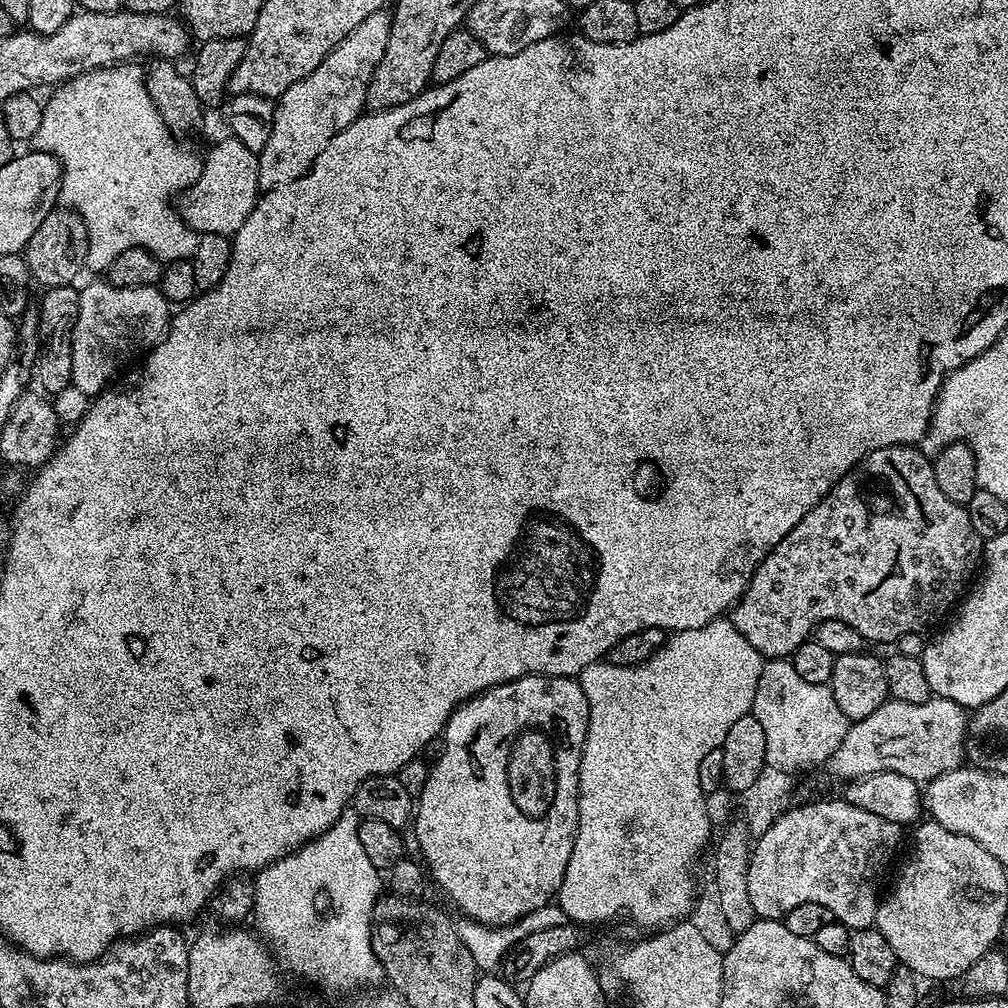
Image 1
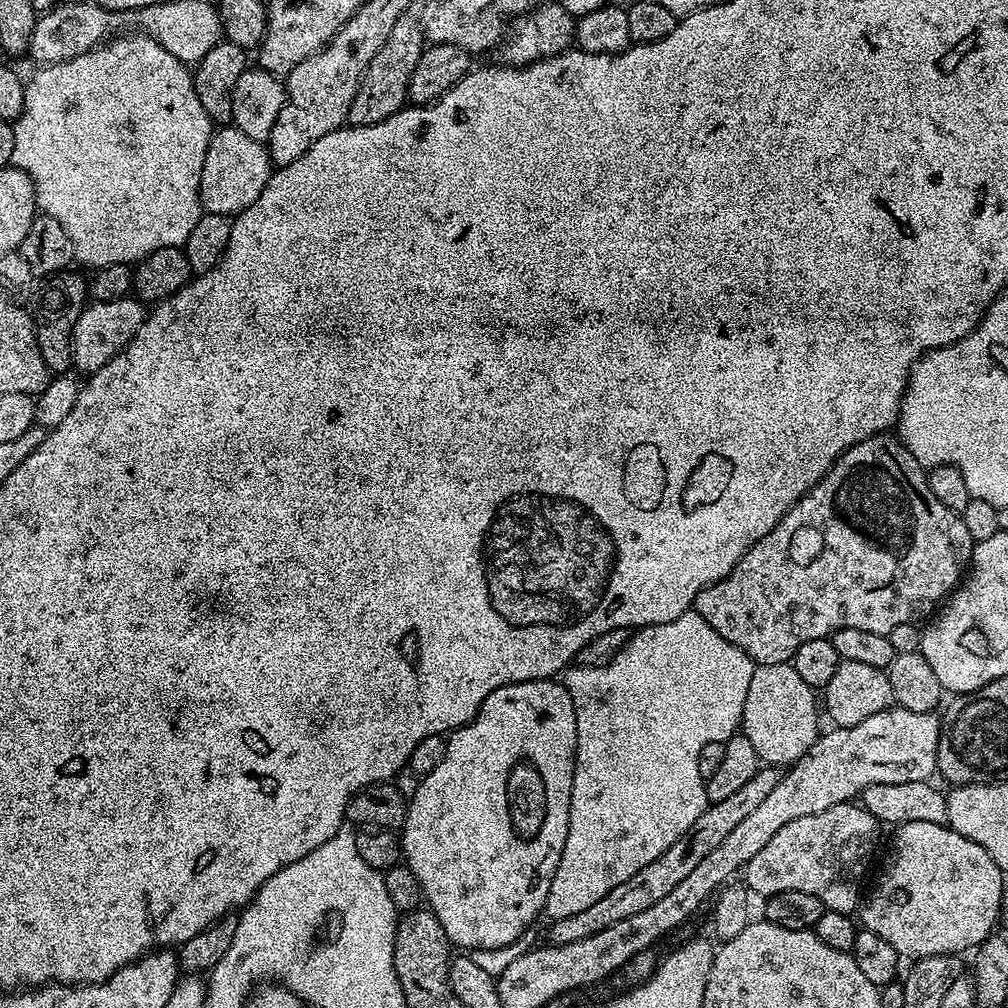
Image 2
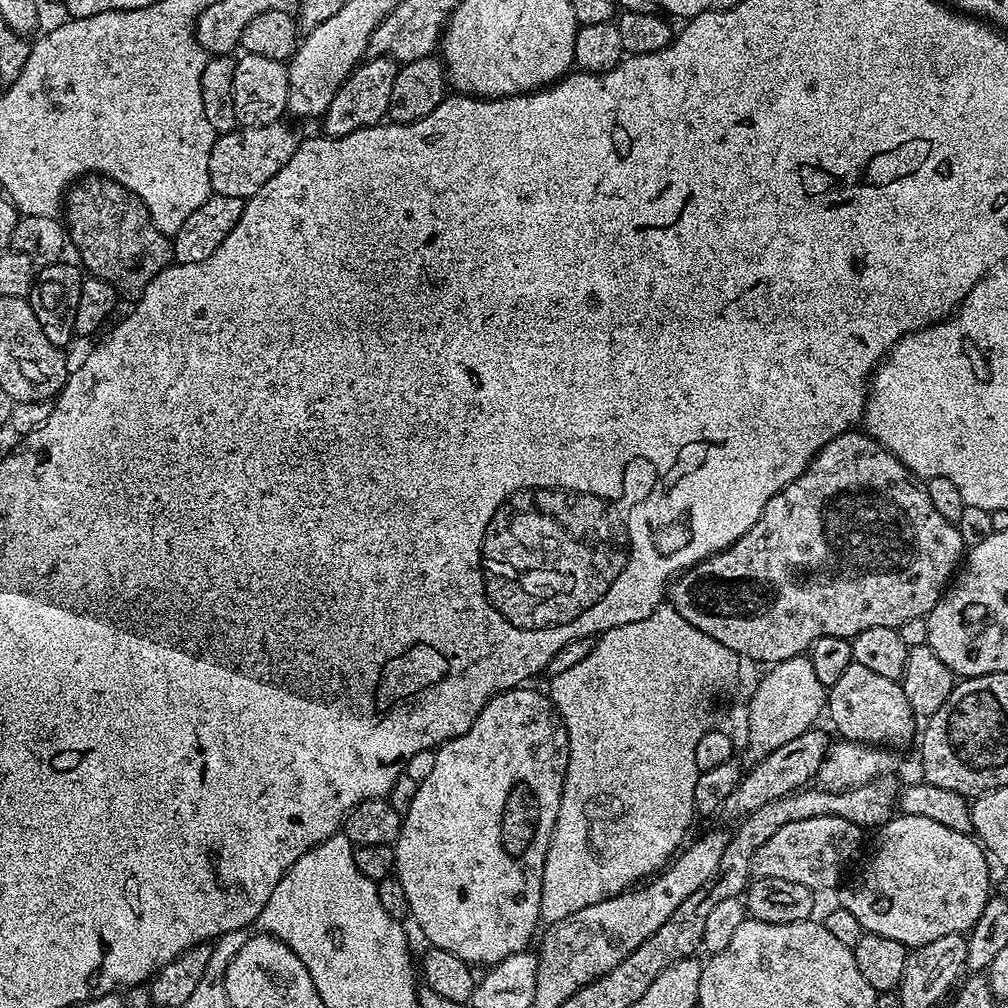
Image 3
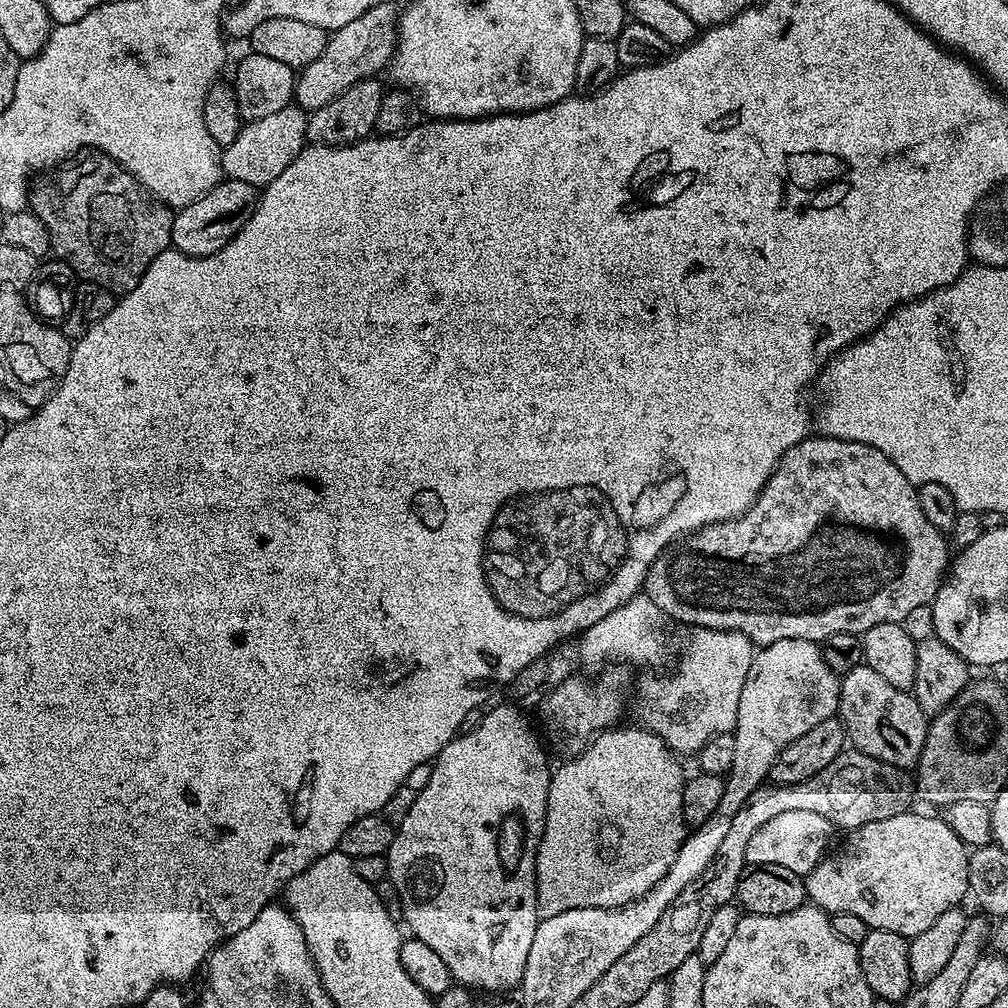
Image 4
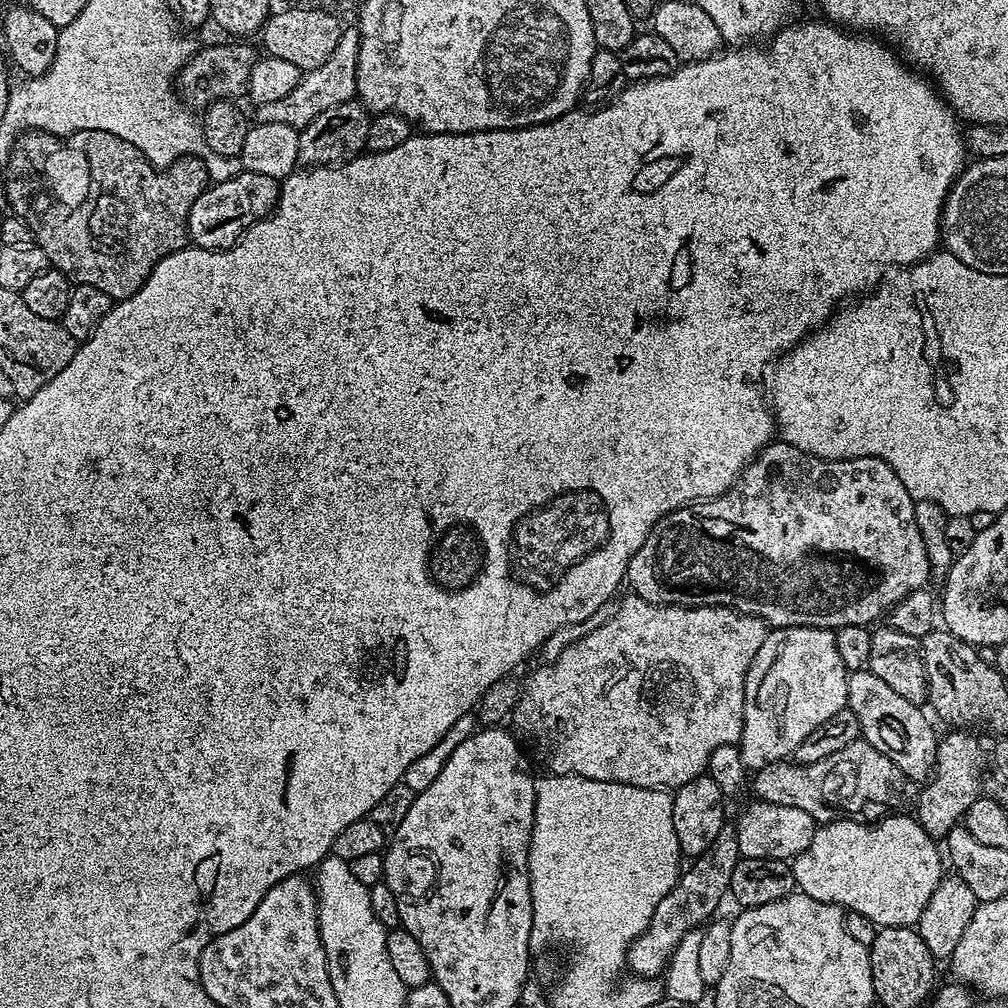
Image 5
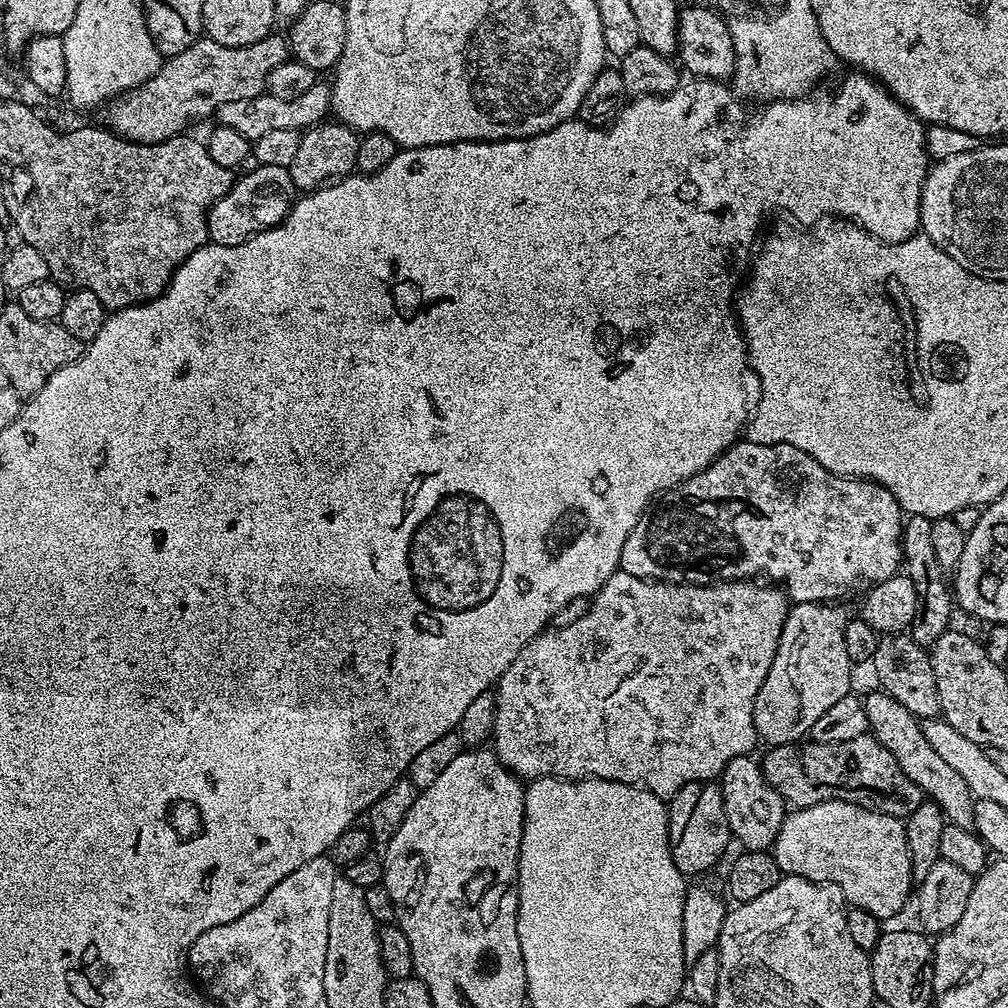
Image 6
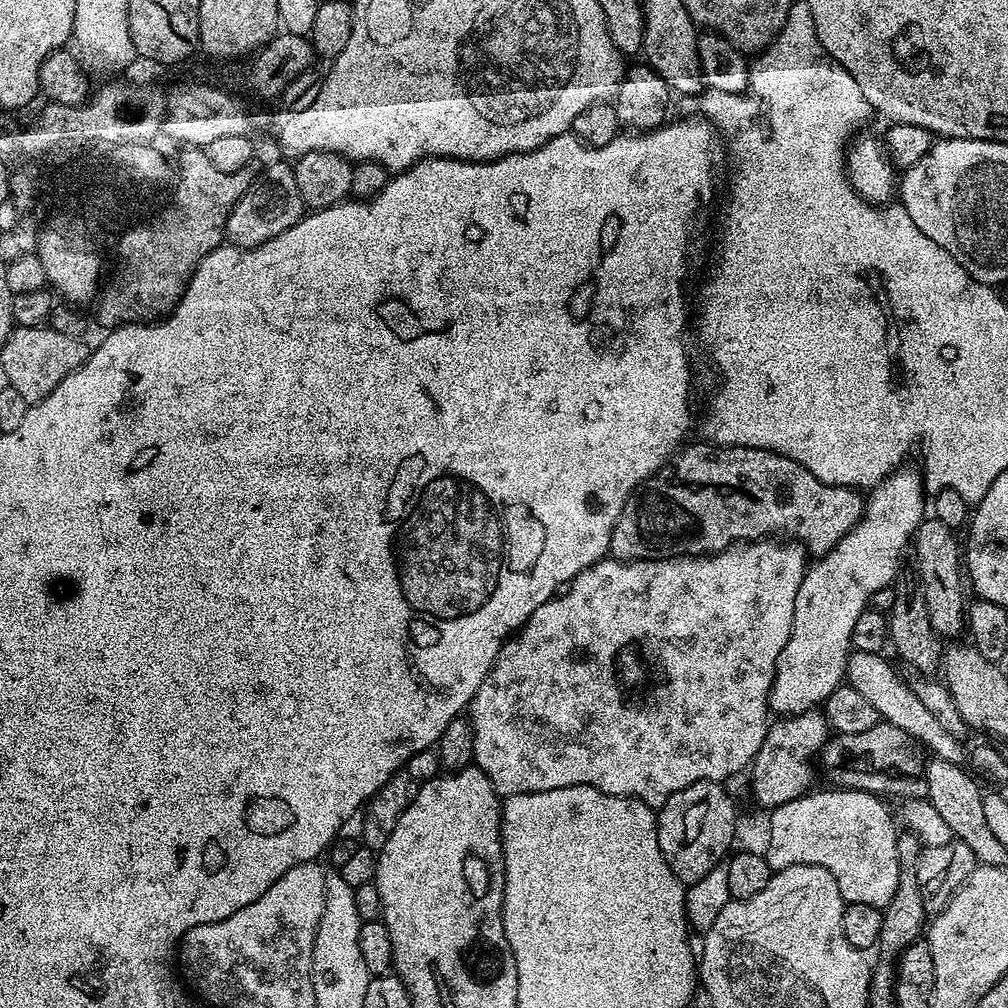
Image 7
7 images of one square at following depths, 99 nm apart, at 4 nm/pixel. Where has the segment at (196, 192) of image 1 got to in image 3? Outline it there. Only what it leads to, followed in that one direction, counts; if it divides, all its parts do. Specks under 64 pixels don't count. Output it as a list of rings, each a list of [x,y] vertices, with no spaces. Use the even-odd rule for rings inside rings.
[[[284,122],[258,126],[257,128],[237,127],[235,132],[217,135],[210,150],[210,186],[213,193],[226,198],[245,201],[249,196],[258,194],[290,158],[294,158],[298,135]]]

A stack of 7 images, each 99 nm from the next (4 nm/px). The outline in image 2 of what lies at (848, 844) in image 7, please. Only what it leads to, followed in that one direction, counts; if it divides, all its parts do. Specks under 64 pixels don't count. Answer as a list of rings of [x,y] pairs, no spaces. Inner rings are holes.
[[[906,822],[899,825],[895,829],[896,837],[892,840],[892,861],[884,868],[884,873],[880,876],[880,881],[872,888],[872,893],[863,897],[862,903],[858,909],[858,920],[867,931],[878,934],[878,938],[882,938],[885,942],[890,942],[890,946],[894,946],[894,950],[901,958],[912,956],[913,961],[922,958],[930,958],[931,956],[955,956],[964,954],[964,951],[975,950],[993,935],[994,929],[997,927],[1000,919],[1000,903],[1002,902],[1002,894],[1006,891],[1005,873],[1001,872],[1000,867],[994,862],[994,858],[990,858],[990,854],[986,854],[986,850],[982,850],[982,846],[978,846],[978,842],[974,842],[970,838],[966,838],[962,834],[958,834],[949,828],[947,824],[935,824],[934,822]]]

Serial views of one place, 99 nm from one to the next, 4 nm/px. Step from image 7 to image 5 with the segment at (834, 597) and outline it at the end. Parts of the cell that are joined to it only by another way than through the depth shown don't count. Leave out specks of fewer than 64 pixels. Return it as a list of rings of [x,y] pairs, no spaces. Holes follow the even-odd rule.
[[[814,626],[772,628],[762,646],[758,646],[758,654],[754,654],[754,662],[750,662],[750,670],[746,674],[744,721],[738,745],[746,768],[755,770],[789,759],[798,750],[798,746],[806,742],[806,734],[818,730],[826,718],[831,718],[833,714],[838,714],[838,710],[848,707],[849,675],[848,669],[842,666],[833,629]]]

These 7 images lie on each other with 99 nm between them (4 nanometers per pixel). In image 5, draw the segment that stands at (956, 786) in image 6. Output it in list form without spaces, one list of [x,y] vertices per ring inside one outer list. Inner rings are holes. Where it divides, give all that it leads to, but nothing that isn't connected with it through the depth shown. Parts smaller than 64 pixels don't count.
[[[861,670],[848,677],[848,707],[854,710],[854,718],[858,718],[861,737],[874,750],[886,754],[902,774],[917,782],[927,781],[932,775],[932,767],[936,764],[936,745],[938,732],[932,729],[928,721],[929,713],[914,702],[906,702],[891,686],[886,686],[878,674]]]

